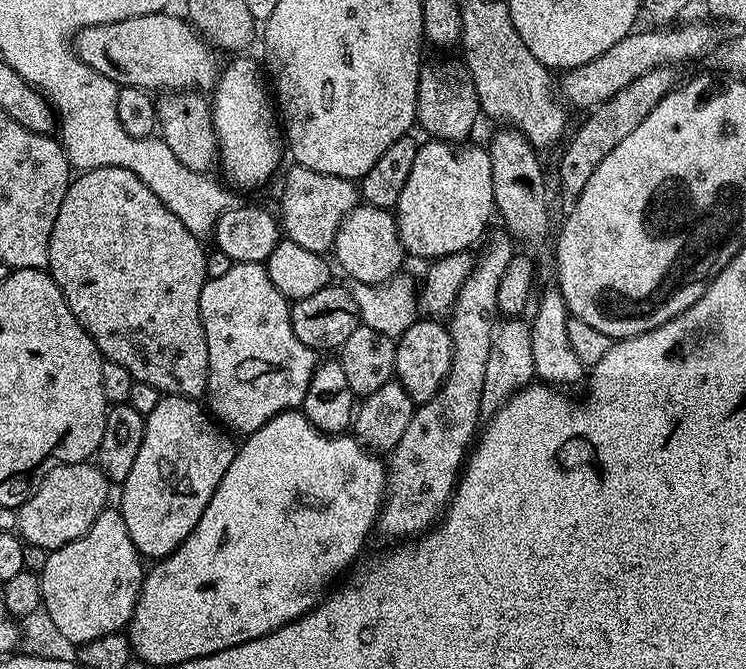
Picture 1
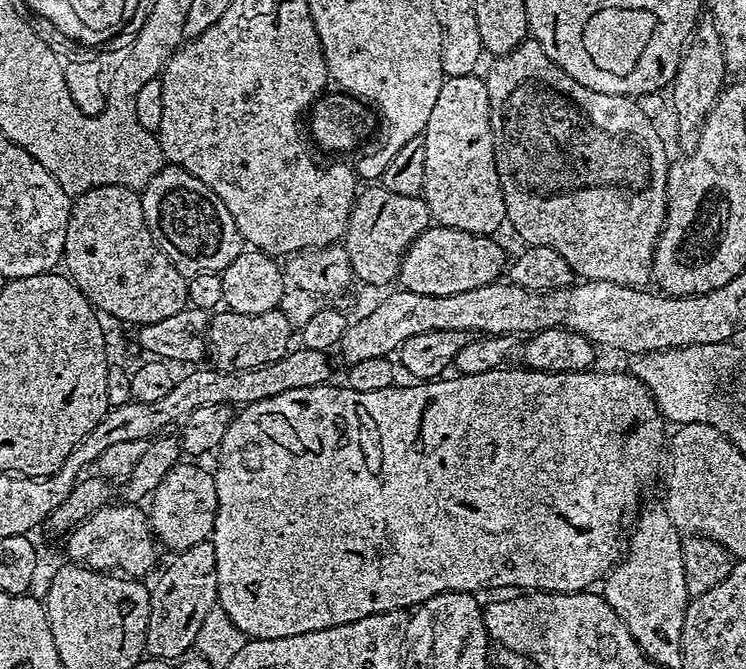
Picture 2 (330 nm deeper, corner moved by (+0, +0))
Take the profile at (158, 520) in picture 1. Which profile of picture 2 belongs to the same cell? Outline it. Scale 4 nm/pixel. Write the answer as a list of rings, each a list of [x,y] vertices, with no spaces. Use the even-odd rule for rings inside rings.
[[[181,462],[175,464],[170,470],[170,474],[166,474],[166,478],[162,478],[162,482],[158,482],[158,486],[150,497],[150,503],[146,508],[148,524],[152,527],[152,534],[156,537],[161,545],[164,544],[168,548],[172,548],[173,553],[186,550],[190,546],[198,546],[198,542],[209,539],[214,530],[214,518],[218,510],[218,490],[216,489],[216,477],[211,471],[208,472],[204,468],[199,468],[199,463]]]

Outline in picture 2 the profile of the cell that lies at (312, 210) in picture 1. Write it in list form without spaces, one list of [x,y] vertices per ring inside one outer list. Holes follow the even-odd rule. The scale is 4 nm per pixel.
[[[368,186],[368,188],[357,195],[356,201],[352,204],[352,212],[348,216],[348,224],[344,227],[342,237],[342,247],[344,253],[350,258],[352,275],[357,281],[364,284],[373,284],[380,288],[383,284],[388,284],[397,279],[400,274],[400,259],[404,257],[404,252],[433,223],[432,211],[428,209],[428,204],[424,201],[423,195],[407,196],[406,194],[394,194],[382,186]]]

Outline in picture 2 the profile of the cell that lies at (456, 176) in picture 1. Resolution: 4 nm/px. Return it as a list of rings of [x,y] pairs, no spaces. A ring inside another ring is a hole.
[[[476,74],[447,77],[442,90],[438,90],[434,111],[422,135],[426,146],[426,182],[422,195],[432,211],[433,221],[441,228],[462,230],[475,236],[492,236],[500,227],[505,227],[504,195],[494,162],[494,138],[490,130],[490,98],[483,79]]]

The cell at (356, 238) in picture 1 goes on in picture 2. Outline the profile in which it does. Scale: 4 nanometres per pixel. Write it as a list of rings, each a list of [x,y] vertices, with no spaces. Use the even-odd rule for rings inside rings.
[[[429,226],[425,232],[418,234],[414,242],[404,252],[400,259],[400,274],[398,284],[403,291],[414,294],[430,294],[445,296],[446,294],[462,294],[466,290],[474,290],[478,286],[497,283],[506,268],[504,248],[492,236],[475,236],[462,230]]]

